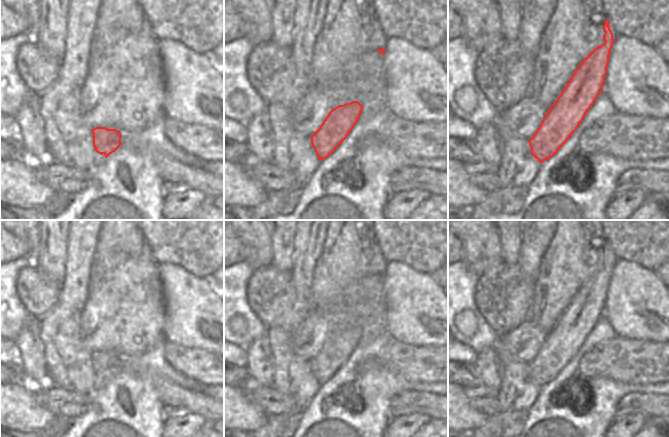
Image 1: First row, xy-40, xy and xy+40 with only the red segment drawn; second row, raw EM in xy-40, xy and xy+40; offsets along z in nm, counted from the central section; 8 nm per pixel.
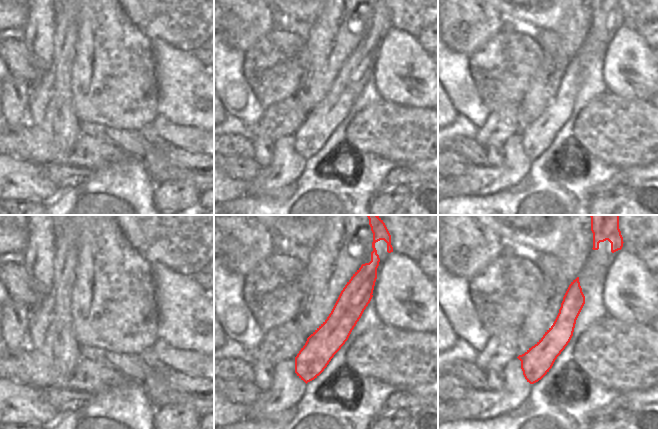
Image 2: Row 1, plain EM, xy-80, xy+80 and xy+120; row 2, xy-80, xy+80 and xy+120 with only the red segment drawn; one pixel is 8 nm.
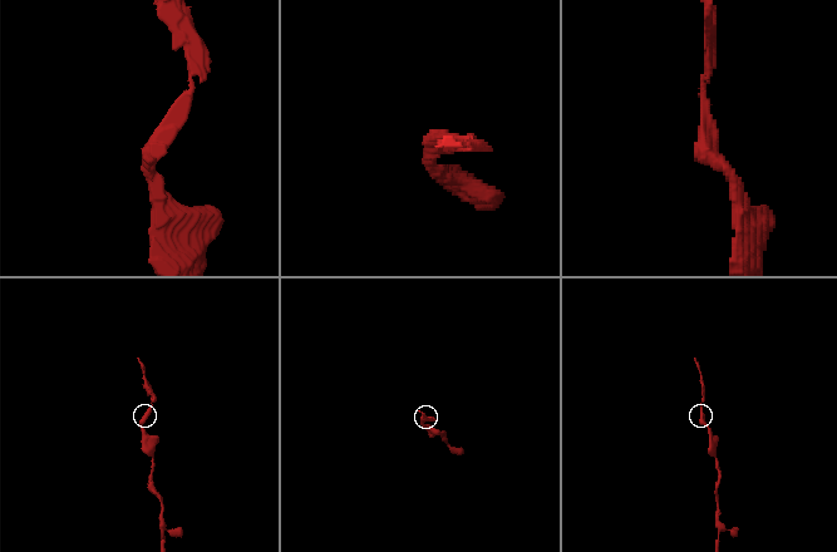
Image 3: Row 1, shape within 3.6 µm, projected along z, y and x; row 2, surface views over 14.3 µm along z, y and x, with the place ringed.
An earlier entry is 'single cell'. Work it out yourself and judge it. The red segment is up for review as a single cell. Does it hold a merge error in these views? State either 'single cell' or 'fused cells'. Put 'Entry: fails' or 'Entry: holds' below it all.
single cell
Entry: holds

